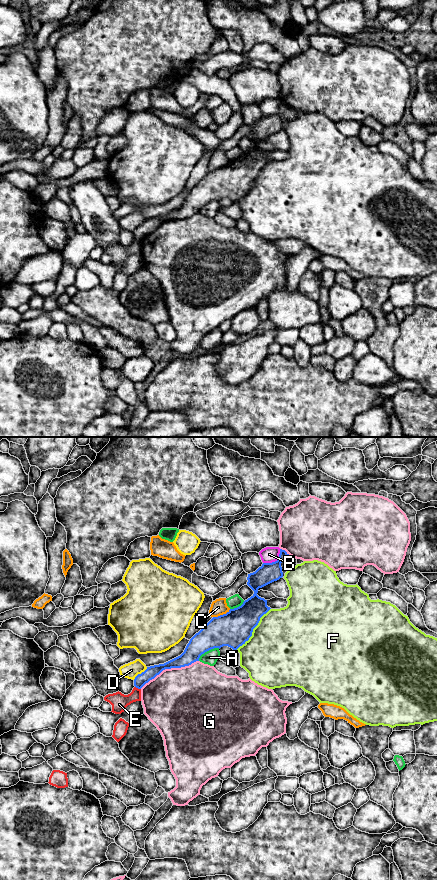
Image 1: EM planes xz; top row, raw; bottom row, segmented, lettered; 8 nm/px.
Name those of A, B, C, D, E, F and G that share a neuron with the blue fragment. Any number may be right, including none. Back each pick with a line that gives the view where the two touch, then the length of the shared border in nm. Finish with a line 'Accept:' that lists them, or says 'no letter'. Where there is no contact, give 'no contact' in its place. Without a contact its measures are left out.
E: meets blue in xz; contact 50 nm long
Accept: E

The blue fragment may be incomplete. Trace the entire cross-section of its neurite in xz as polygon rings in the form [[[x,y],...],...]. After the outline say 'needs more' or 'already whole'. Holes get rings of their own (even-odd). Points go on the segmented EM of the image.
[[[280,549],[278,559],[272,563],[263,563],[255,572],[248,574],[247,585],[254,594],[245,600],[237,608],[230,609],[226,614],[213,617],[187,644],[184,652],[164,663],[147,667],[134,679],[134,688],[128,695],[121,692],[108,694],[104,700],[112,705],[115,714],[121,714],[126,707],[133,702],[141,701],[141,688],[154,679],[165,669],[181,668],[199,661],[205,652],[228,646],[237,650],[252,636],[253,629],[258,625],[260,618],[271,608],[267,606],[267,600],[257,595],[262,588],[283,577],[281,563],[292,558],[285,550]]]; needs more

